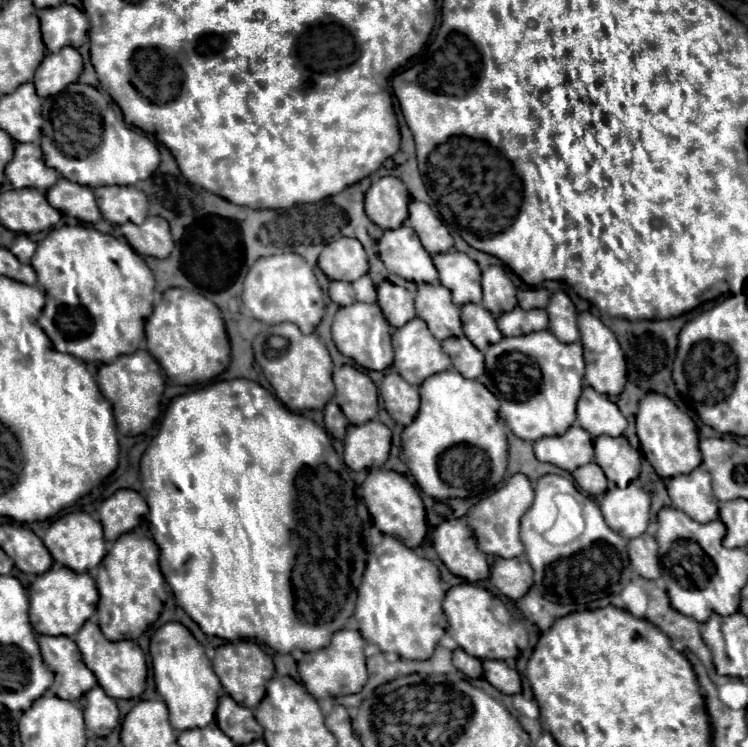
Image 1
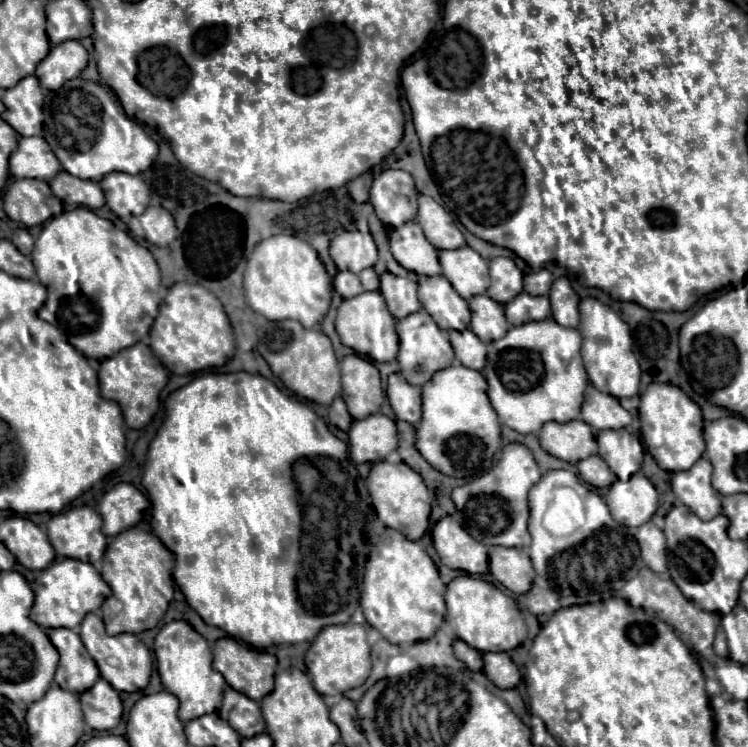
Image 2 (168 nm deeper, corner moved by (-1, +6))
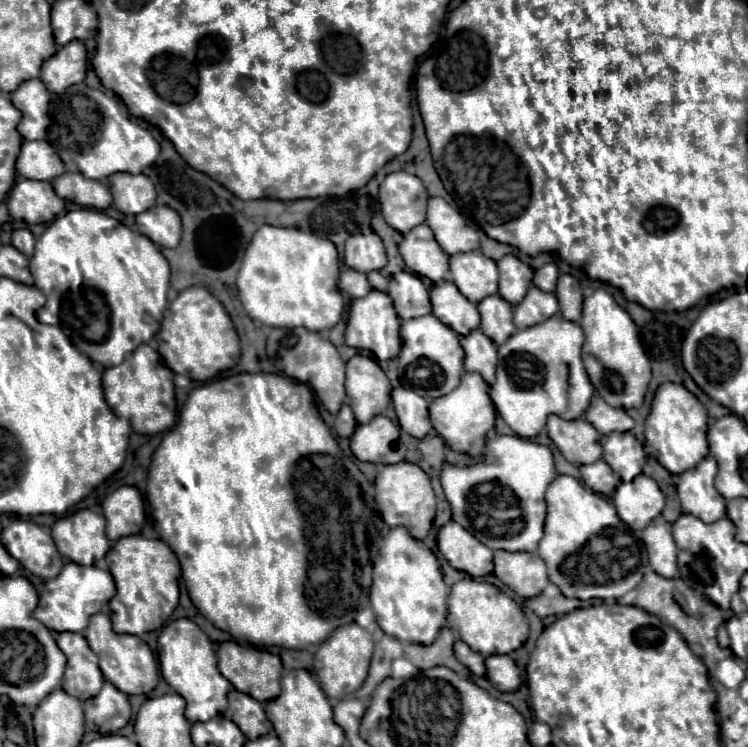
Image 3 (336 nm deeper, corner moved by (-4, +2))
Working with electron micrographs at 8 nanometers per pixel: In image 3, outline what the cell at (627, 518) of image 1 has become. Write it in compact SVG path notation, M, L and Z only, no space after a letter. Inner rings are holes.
M640 474L632 482L622 482L616 488L614 506L632 530L642 530L662 512L664 494L660 492L656 480Z

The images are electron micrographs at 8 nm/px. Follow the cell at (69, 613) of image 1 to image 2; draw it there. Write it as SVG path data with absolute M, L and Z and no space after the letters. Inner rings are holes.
M73 558L55 560L37 578L31 618L43 628L75 628L81 624L85 614L99 610L103 600L109 596L111 596L109 586L105 586L105 580L89 562Z

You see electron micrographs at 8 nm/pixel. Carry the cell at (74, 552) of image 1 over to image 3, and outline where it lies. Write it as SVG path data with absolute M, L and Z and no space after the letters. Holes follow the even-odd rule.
M78 510L54 522L52 540L64 558L80 566L92 566L110 548L104 528L104 516L92 510Z

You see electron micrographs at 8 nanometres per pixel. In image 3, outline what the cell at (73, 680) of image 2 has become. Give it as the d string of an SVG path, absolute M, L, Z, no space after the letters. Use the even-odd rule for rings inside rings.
M60 632L56 642L68 658L62 688L80 700L96 696L104 684L104 676L98 668L98 658L90 650L86 638L74 632Z

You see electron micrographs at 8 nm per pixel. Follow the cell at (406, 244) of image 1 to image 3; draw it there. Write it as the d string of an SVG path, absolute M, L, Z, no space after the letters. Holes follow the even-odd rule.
M420 224L416 230L404 234L400 242L400 254L408 268L412 268L418 276L426 276L432 282L444 280L448 272L448 254L438 246L430 226Z

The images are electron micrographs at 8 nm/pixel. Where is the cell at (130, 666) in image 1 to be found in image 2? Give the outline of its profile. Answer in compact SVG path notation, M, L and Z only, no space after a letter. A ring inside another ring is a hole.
M87 614L85 620L79 626L79 636L87 648L87 652L91 654L91 658L95 660L101 676L119 692L137 692L143 690L149 684L151 678L151 652L147 650L147 646L135 636L135 634L117 634L117 636L109 636L105 632L103 620L97 614Z

